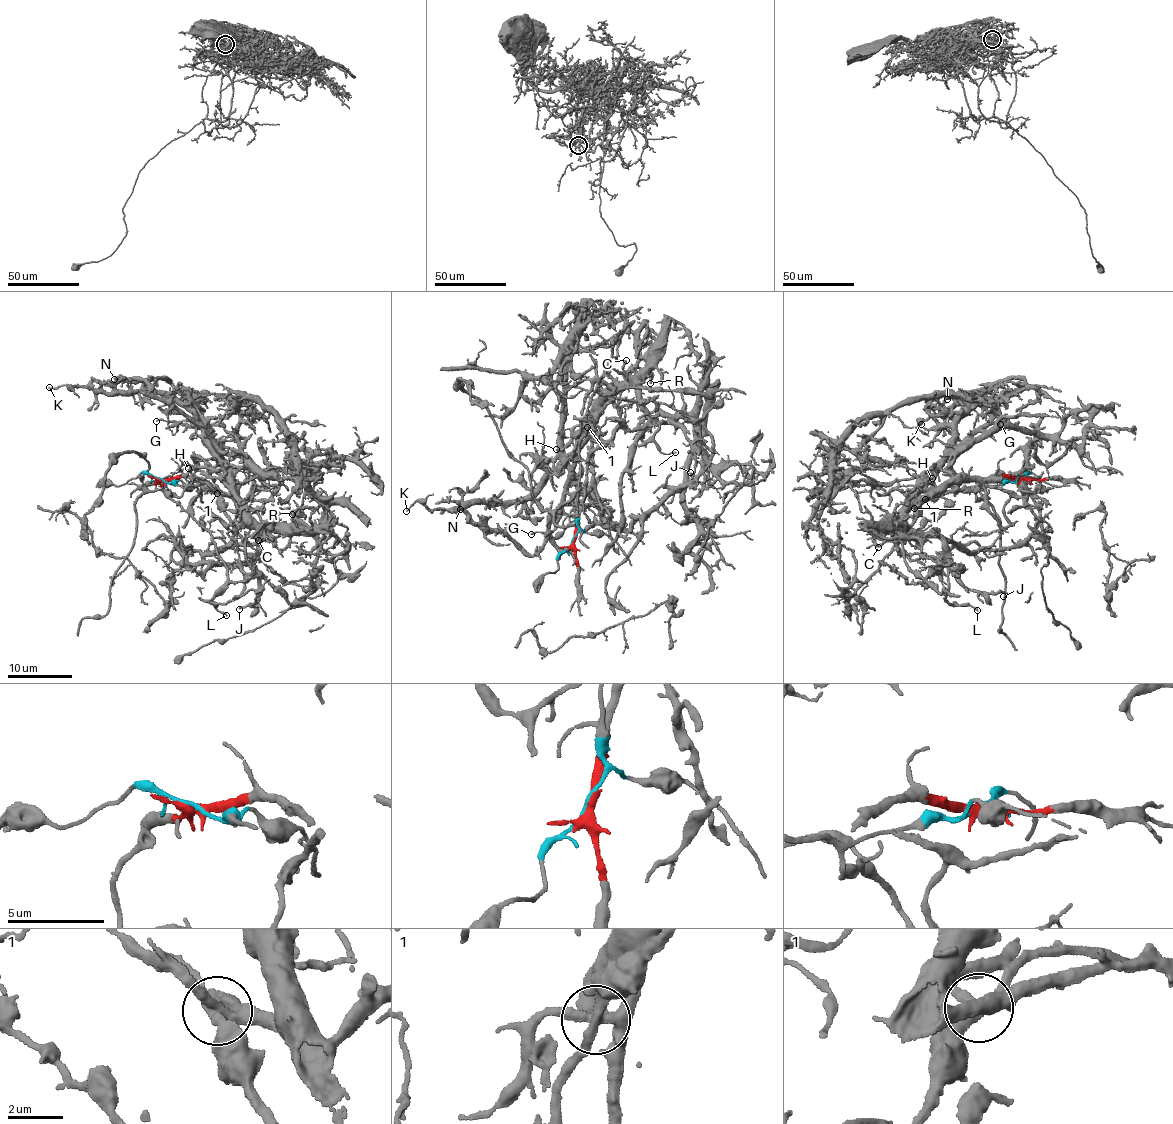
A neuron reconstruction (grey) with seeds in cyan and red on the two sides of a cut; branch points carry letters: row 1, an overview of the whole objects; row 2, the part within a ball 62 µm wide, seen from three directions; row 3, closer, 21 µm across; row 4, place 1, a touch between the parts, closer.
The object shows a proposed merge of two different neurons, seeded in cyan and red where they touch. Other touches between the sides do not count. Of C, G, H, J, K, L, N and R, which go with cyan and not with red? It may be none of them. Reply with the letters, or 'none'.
none

